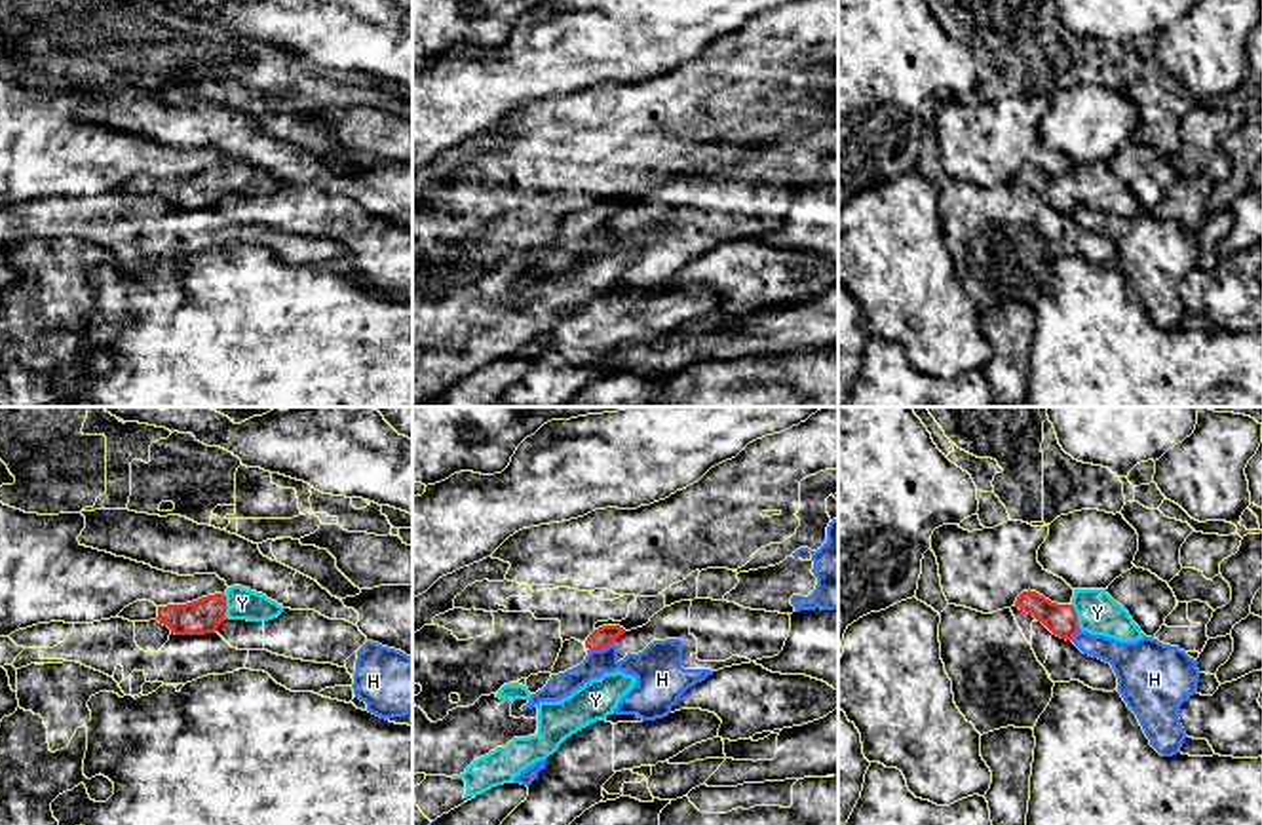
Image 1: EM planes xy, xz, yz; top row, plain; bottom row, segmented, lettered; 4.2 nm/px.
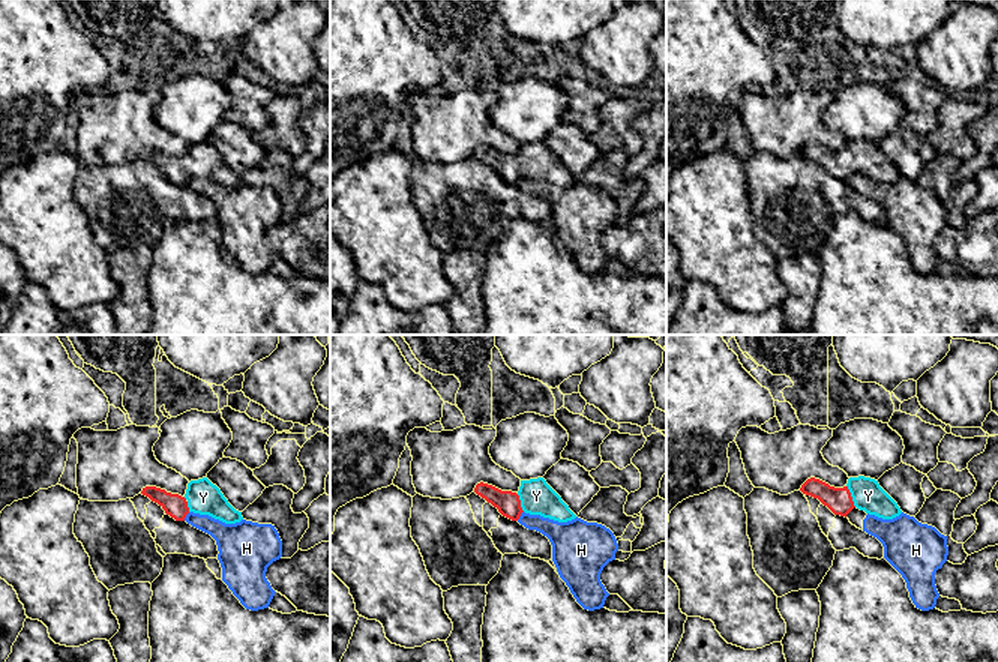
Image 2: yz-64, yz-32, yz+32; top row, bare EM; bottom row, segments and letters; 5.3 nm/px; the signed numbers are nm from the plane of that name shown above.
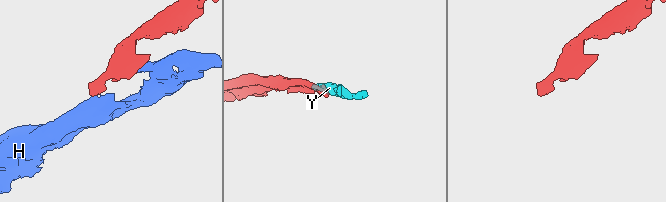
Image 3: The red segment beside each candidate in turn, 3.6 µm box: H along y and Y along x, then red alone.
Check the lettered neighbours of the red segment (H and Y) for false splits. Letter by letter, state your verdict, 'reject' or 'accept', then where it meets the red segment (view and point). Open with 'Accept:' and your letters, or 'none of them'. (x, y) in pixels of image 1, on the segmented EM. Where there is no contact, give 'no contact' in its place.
Accept: Y
H: reject; contact xz (601, 649)
Y: accept; contact yz (1076, 616)

